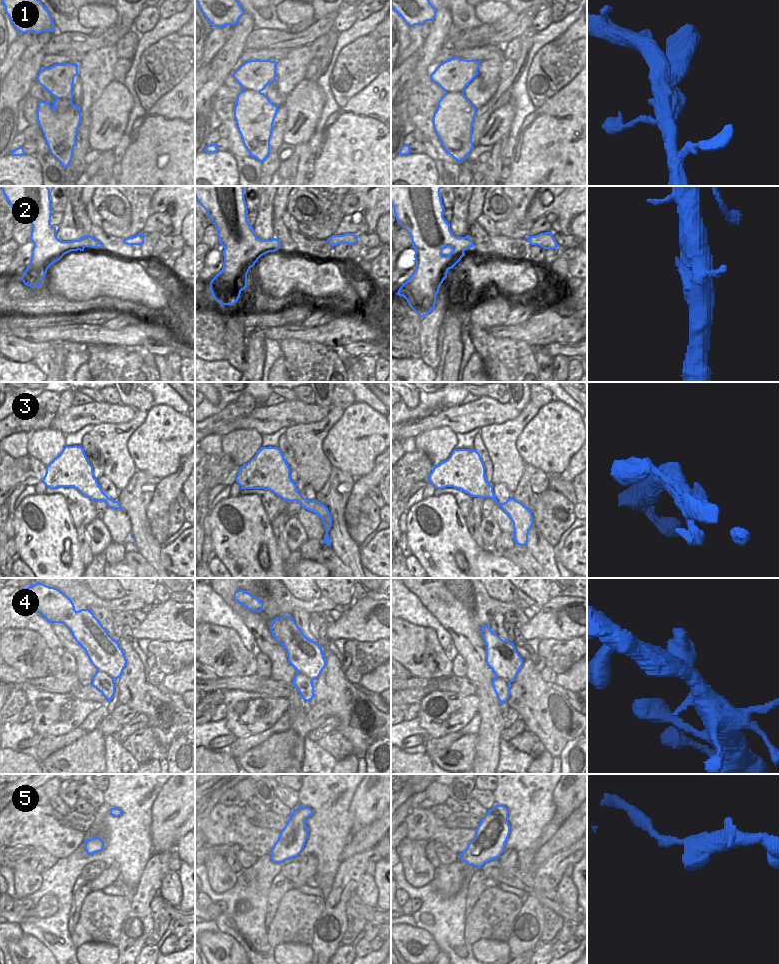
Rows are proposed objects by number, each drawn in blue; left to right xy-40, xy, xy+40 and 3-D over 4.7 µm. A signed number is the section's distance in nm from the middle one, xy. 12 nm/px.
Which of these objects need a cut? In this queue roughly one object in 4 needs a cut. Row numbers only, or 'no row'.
no row

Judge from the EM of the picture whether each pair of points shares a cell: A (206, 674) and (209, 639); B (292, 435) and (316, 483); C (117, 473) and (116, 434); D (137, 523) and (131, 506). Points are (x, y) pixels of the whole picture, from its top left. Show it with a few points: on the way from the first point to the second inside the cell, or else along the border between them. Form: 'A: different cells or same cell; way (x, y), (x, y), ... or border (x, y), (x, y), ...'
A: different cells; border (205, 665), (217, 676)
B: same cell; way (304, 447), (308, 451), (315, 471)
C: same cell; way (117, 463), (116, 444)
D: same cell; way (137, 519), (135, 510)

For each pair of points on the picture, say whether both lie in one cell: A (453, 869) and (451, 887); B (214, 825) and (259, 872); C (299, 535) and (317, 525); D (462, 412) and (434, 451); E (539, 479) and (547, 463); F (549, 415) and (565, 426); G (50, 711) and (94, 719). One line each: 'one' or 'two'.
A: one
B: two
C: two
D: two
E: two
F: one
G: two

